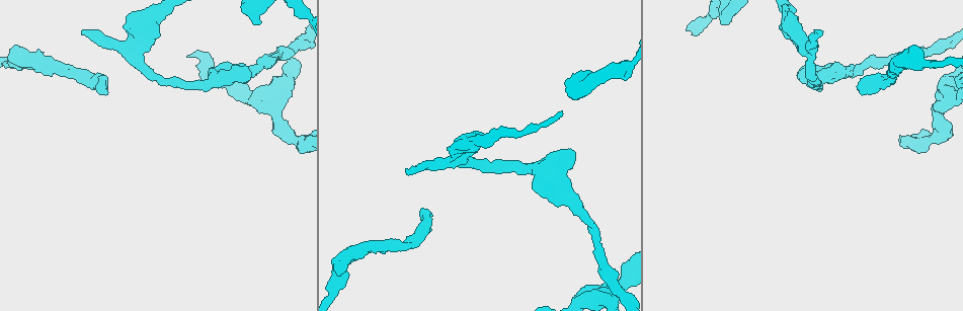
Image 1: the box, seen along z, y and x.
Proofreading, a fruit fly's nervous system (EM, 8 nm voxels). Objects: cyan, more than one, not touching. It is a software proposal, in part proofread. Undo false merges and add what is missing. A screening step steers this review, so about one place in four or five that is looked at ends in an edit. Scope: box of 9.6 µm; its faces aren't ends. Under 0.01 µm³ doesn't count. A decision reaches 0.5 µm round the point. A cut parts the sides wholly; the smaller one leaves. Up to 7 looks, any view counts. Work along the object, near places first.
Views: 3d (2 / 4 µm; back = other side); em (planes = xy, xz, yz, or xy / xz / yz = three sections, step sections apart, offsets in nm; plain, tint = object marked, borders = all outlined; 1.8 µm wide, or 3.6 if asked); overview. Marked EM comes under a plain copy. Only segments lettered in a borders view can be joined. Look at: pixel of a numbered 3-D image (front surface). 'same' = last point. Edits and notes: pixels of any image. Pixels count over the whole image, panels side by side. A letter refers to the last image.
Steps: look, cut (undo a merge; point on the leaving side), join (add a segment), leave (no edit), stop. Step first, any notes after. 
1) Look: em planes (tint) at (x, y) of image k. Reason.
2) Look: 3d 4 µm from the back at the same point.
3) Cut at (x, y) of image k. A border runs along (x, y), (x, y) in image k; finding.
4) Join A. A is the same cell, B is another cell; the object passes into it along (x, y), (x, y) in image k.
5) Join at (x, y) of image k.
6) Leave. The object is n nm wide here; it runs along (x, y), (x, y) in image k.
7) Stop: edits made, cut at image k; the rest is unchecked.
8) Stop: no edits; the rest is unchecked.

Look: em 3.6 µm planes (borders) at (249, 75) of image 1. Stops while still wide.

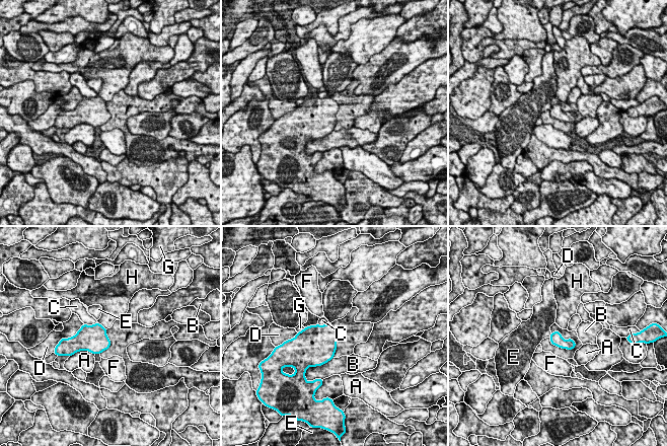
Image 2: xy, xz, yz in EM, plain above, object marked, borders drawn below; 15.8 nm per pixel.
Leave. A, B, C, D, E, F, G and H are other cells; a border runs along (97, 322), (91, 324), (83, 323) in image 2; none of them fits.

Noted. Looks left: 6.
Look: 3d 4 µm at (287, 97) of image 1. An open end.

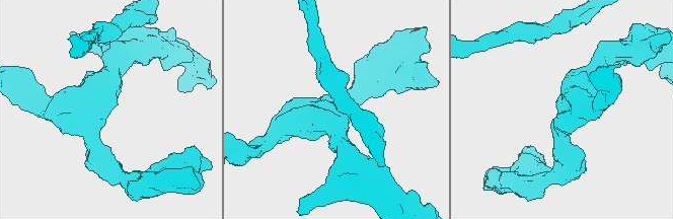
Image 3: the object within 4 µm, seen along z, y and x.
Look: em 3.6 µm yz step 16 (tint) at (107, 109) of image 3.

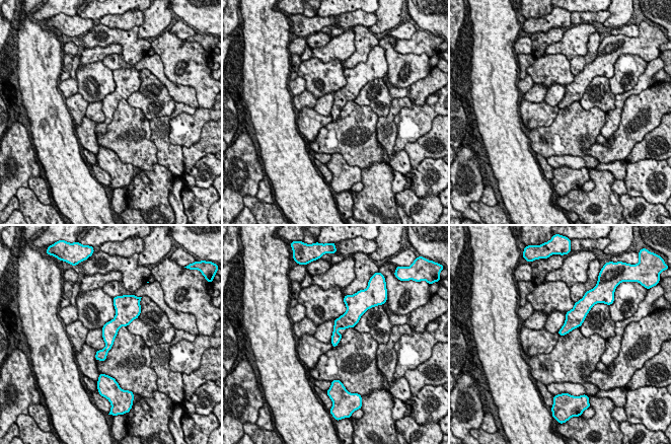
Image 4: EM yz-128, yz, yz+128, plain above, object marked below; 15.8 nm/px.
Look: em 3.6 µm planes (borders) at the same point. Cut it another way.

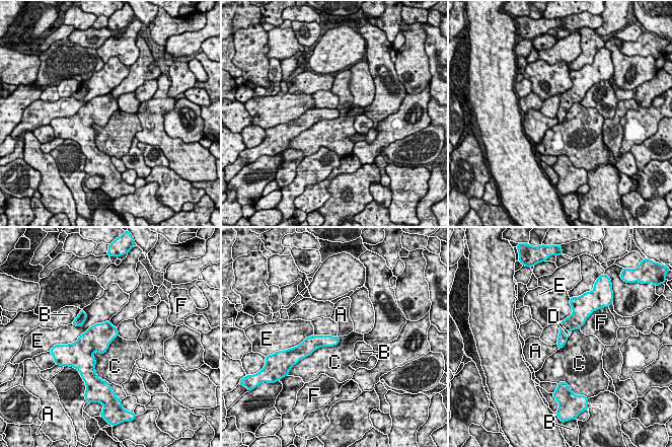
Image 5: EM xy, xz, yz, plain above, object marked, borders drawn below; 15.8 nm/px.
Join D. The longest contact is with C, 700 nm; D is the same cell, A, B, C, E and F are other cells; it goes on there.

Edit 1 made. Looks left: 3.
Look: overview.

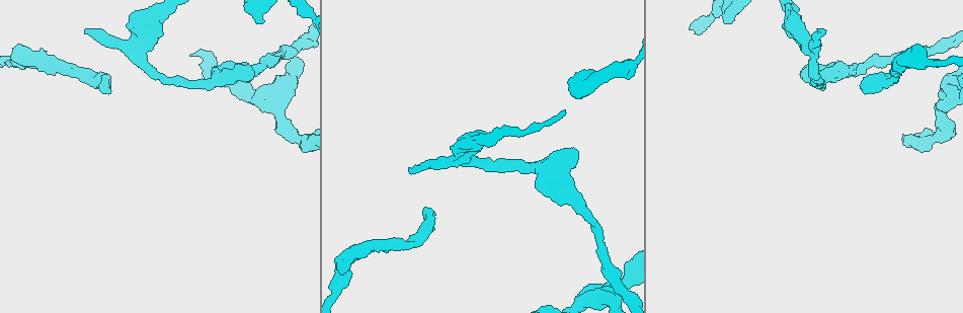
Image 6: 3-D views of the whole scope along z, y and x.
Look: em xz step 16 (tint) at (466, 156) of image 6. Three arms meet.

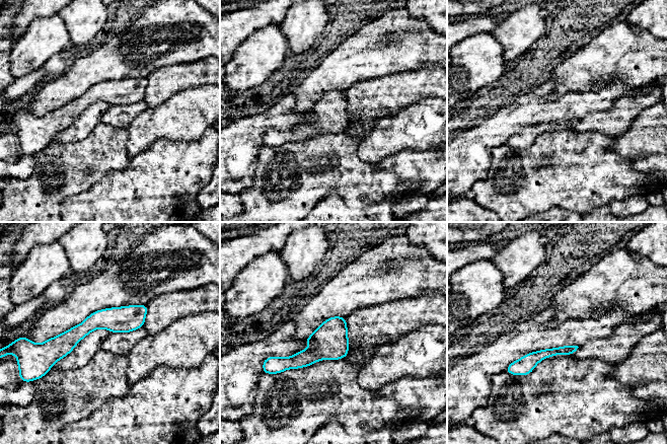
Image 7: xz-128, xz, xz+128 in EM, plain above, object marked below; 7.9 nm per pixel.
Look: em planes (borders) at the same point.

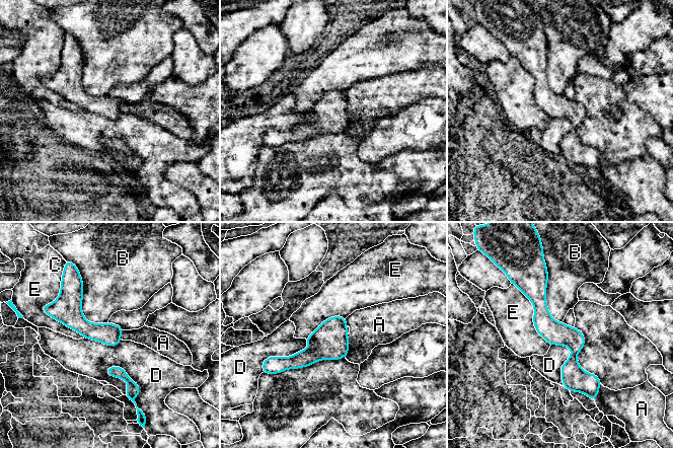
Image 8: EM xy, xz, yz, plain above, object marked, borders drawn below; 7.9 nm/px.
Leave. The longest contact is with E, 550 nm; A, B, C, D and E are other cells; a border runs along (107, 367), (135, 400) in image 8; all the same cell.

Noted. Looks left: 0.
Stop: edits made, join at image 5; the rest is unchecked.

